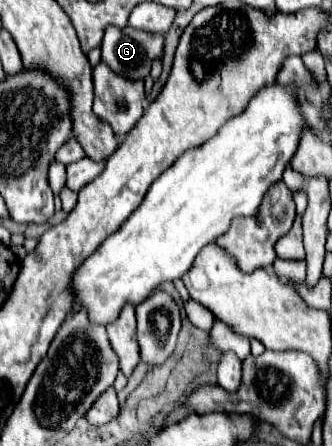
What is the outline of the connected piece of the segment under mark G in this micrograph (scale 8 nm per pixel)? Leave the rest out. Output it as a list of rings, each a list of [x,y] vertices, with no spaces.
[[[108,28],[102,42],[102,60],[112,72],[130,78],[144,80],[150,74],[152,62],[164,58],[164,36],[144,30],[116,30]]]

